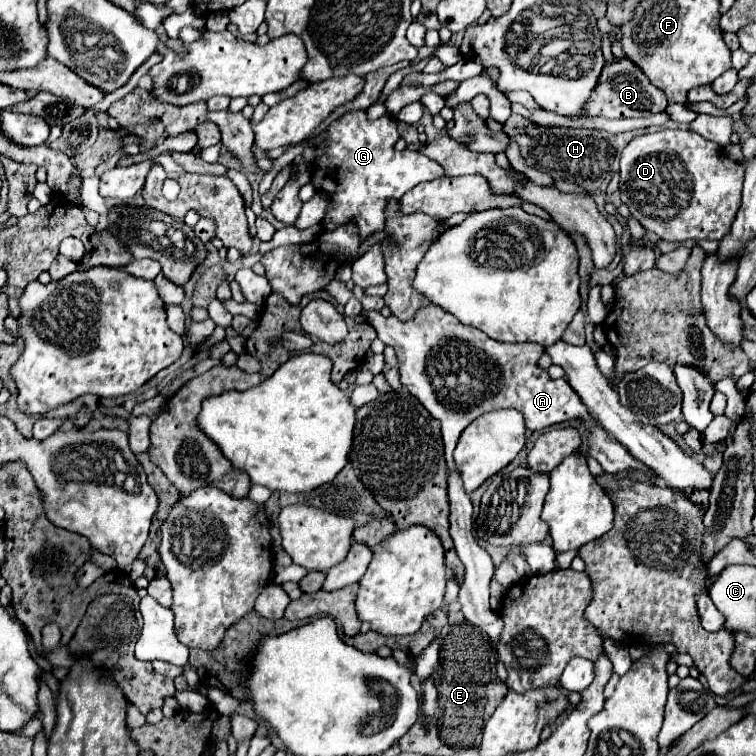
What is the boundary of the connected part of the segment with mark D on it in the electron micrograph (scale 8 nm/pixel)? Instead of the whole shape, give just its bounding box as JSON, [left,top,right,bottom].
[620,129,744,243]

